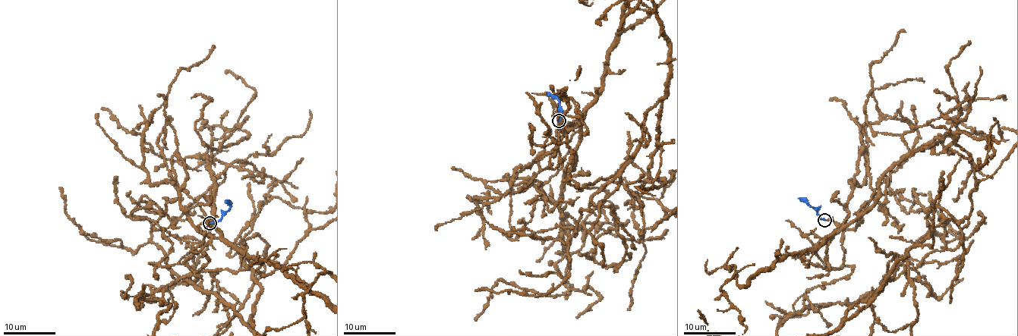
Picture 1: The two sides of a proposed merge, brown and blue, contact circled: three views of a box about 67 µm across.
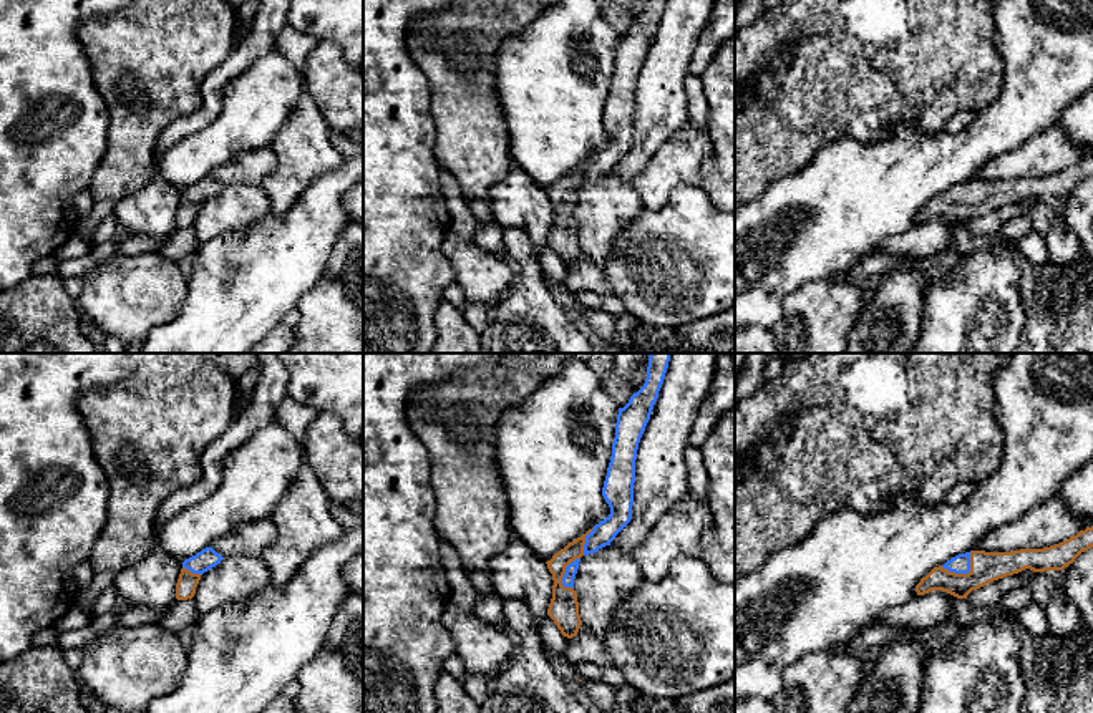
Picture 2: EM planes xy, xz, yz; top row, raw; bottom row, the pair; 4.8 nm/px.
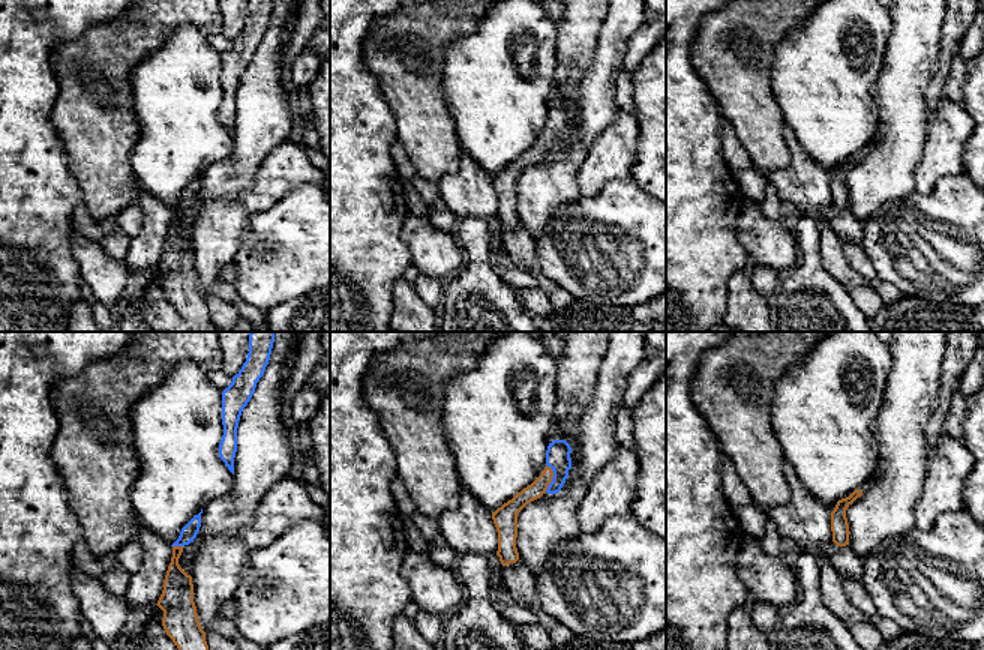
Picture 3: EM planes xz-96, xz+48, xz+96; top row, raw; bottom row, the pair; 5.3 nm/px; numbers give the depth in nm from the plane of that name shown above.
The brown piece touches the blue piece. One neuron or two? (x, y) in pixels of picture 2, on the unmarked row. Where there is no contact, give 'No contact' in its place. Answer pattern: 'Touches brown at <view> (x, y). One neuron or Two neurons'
Touches brown at yz (964, 203). One neuron

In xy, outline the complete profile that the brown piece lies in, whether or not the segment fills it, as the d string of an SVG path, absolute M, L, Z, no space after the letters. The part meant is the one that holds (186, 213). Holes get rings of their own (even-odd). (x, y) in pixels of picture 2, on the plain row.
M206 176L196 184L182 191L182 197L176 212L176 227L187 229L196 222L196 216L201 209L201 204L209 197L221 192L224 186L217 182L212 176Z

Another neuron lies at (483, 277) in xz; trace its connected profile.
M448 229L441 250L448 257L466 300L489 308L508 293L512 279L511 269L474 240L463 239Z

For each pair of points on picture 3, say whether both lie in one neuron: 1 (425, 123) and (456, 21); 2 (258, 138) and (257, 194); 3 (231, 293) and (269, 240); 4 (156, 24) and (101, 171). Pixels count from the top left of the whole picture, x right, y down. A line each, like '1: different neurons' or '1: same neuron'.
1: same neuron
2: different neurons
3: different neurons
4: same neuron

